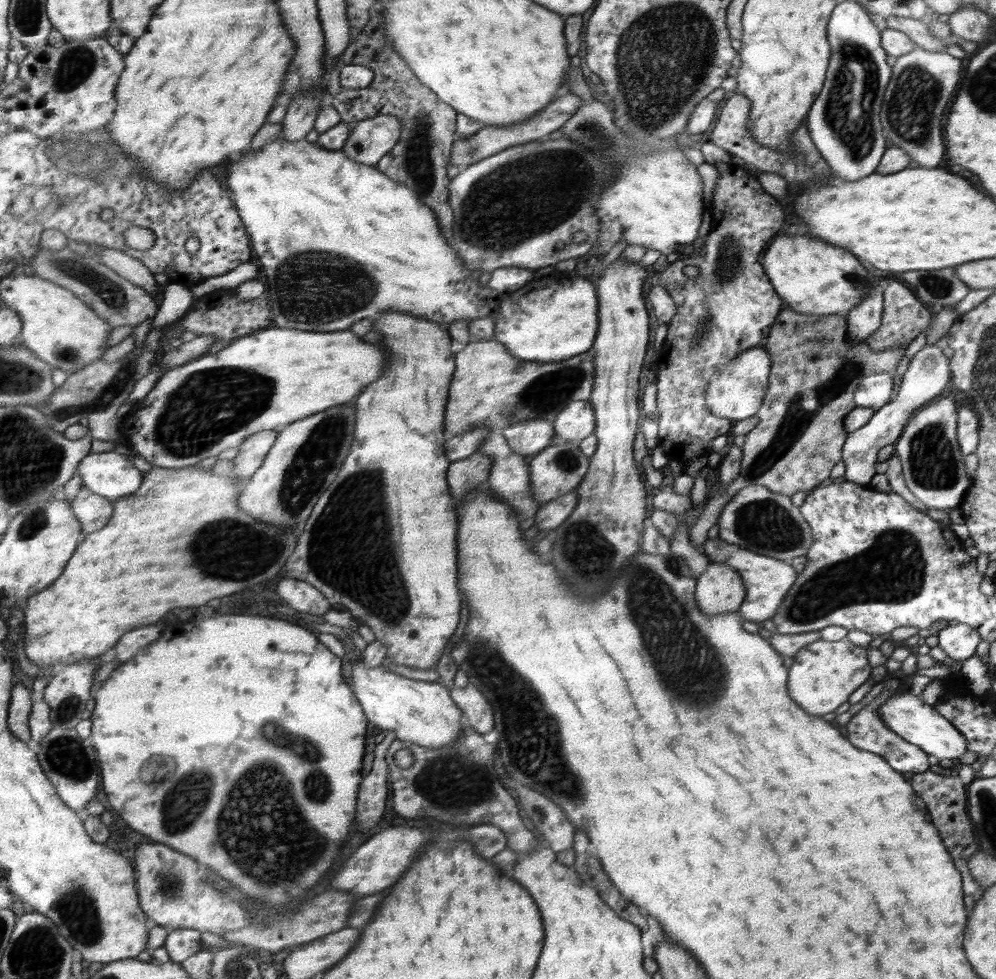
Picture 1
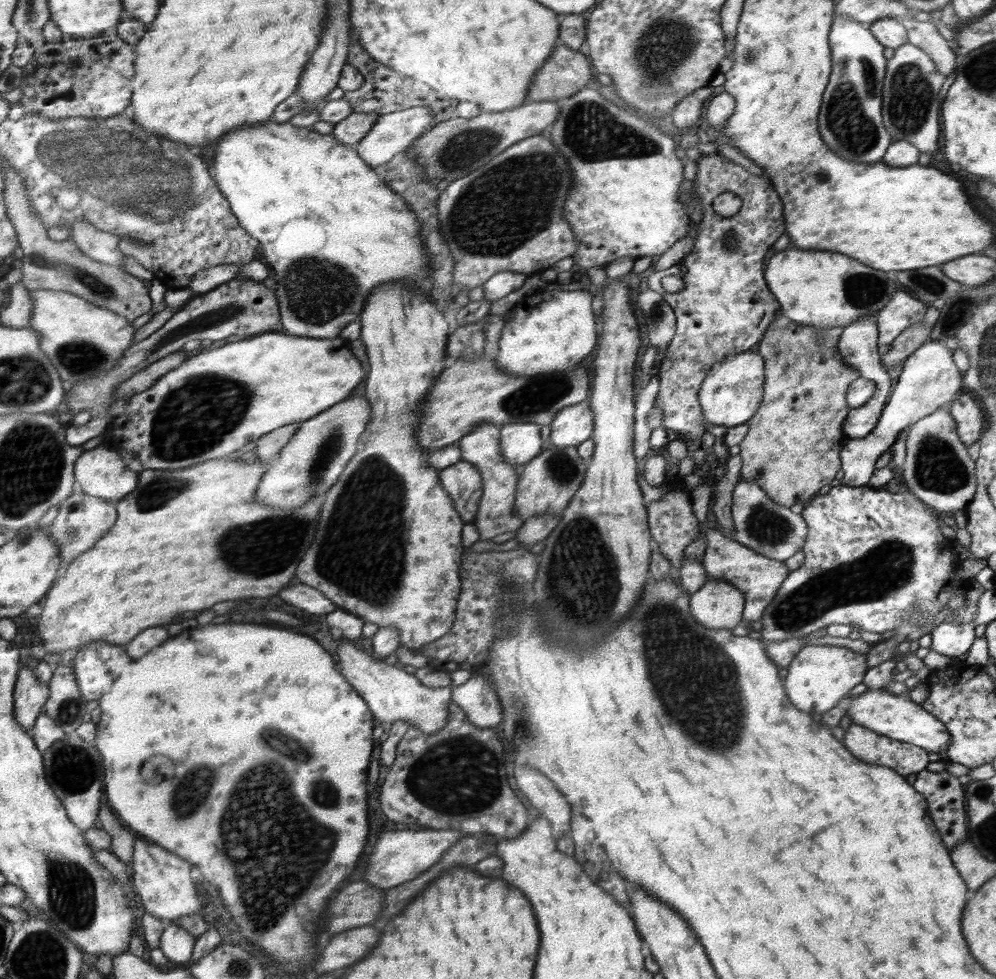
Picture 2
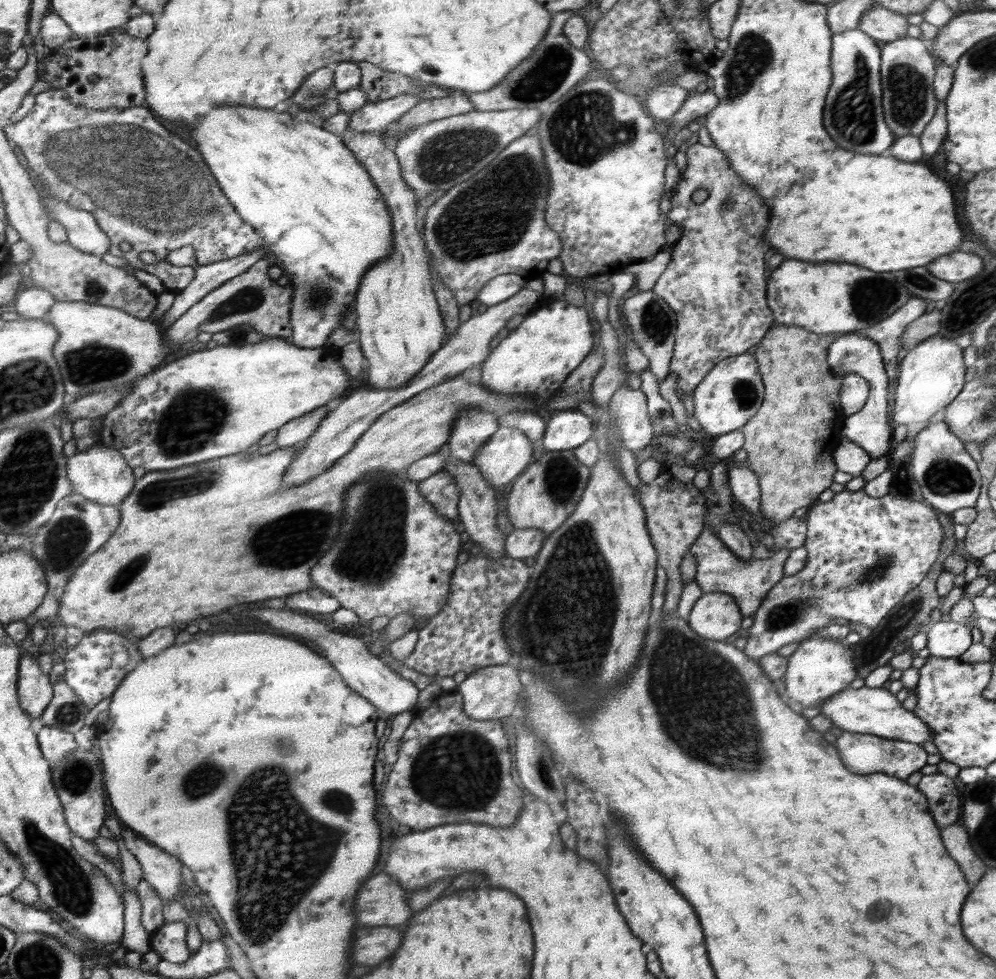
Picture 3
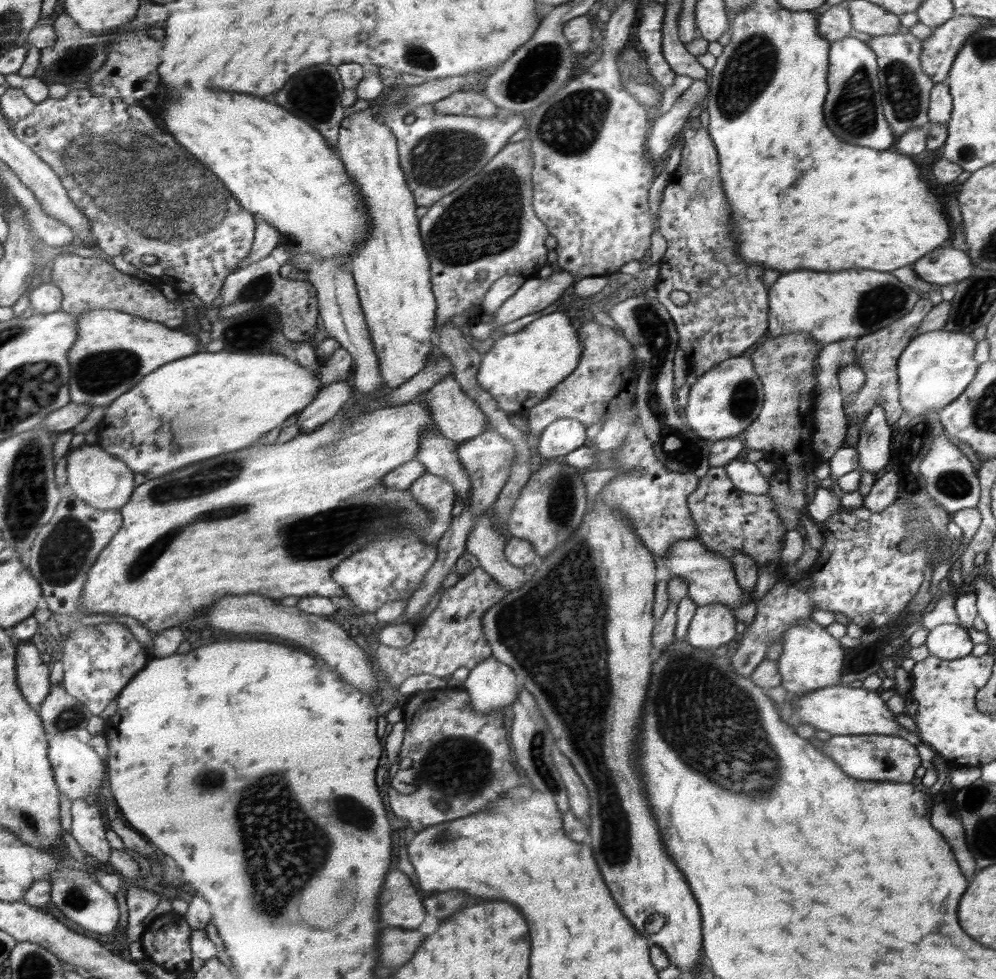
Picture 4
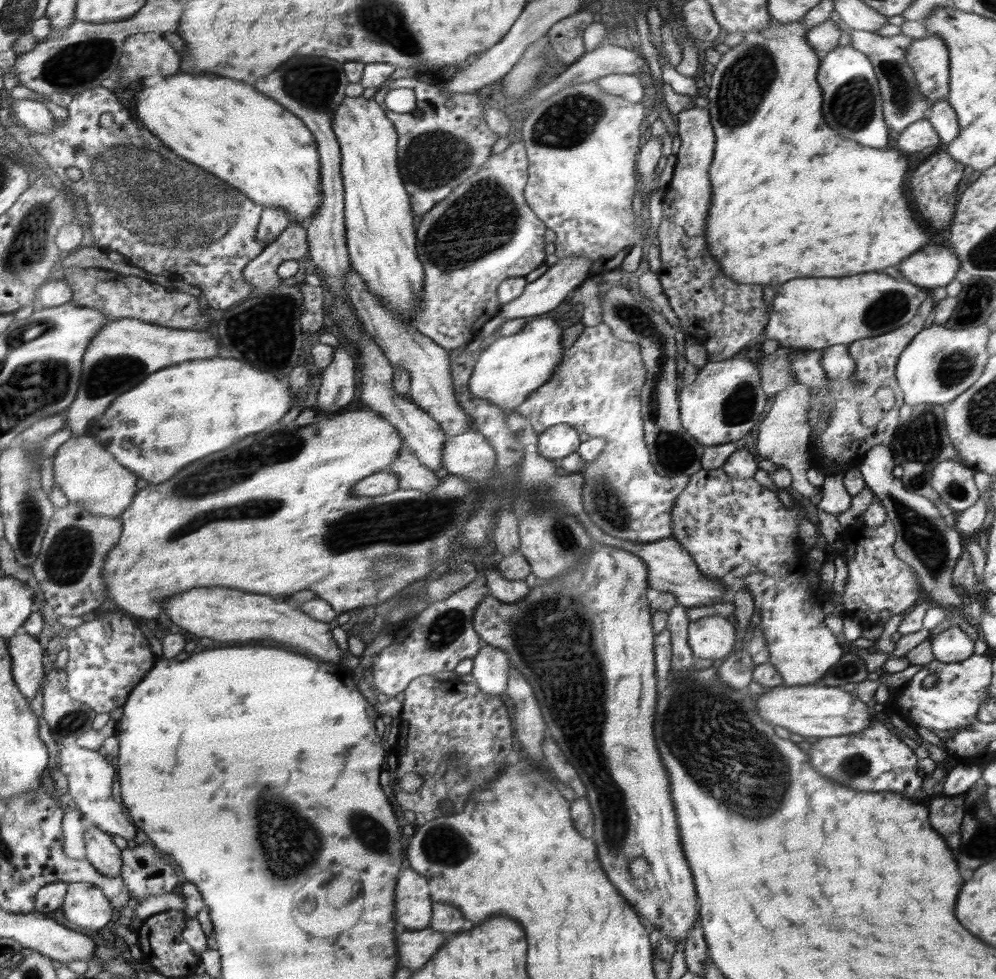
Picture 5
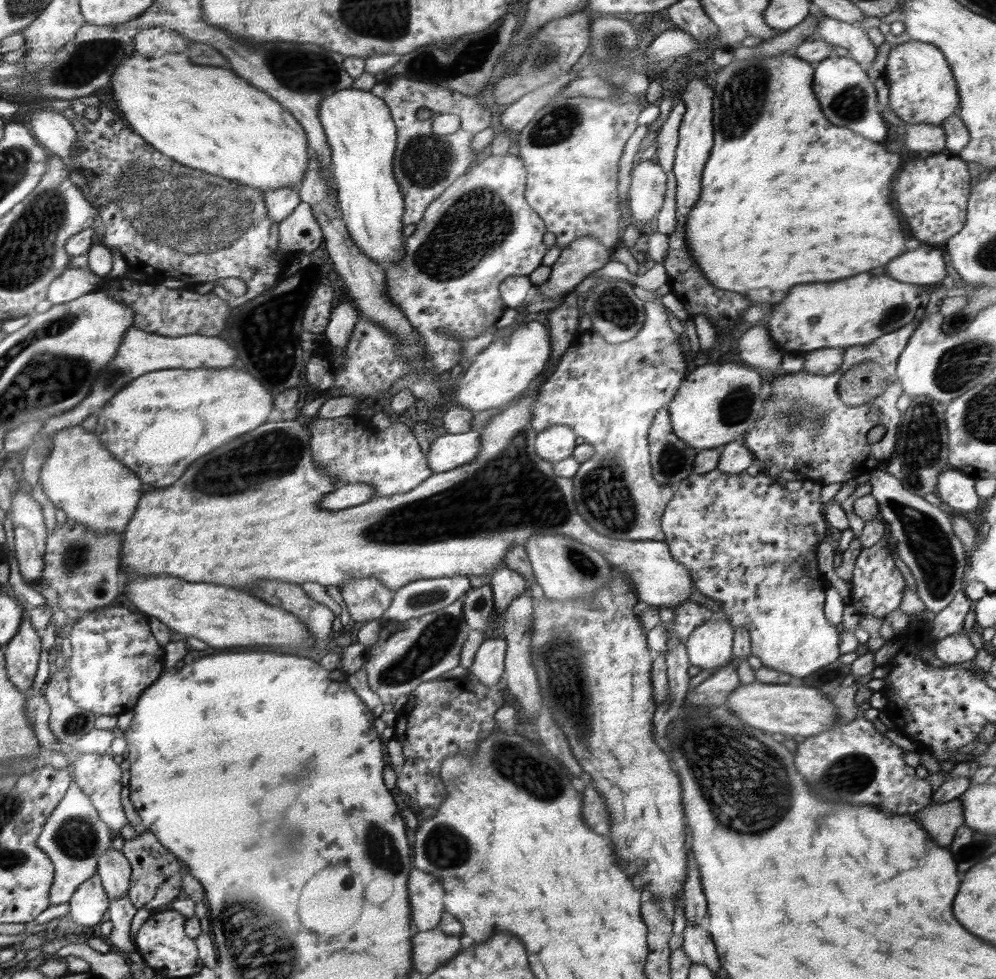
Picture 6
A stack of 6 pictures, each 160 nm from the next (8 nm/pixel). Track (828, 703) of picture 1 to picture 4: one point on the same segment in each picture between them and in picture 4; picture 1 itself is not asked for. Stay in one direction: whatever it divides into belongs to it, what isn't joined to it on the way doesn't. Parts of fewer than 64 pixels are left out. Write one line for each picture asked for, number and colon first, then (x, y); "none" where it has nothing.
2: (819, 676)
3: (820, 668)
4: (811, 658)

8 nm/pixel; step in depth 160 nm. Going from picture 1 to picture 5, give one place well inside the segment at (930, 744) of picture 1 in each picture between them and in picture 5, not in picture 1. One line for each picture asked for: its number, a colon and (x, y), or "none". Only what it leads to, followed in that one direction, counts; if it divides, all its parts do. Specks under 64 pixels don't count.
2: (898, 717)
3: (875, 711)
4: (840, 709)
5: (824, 711)

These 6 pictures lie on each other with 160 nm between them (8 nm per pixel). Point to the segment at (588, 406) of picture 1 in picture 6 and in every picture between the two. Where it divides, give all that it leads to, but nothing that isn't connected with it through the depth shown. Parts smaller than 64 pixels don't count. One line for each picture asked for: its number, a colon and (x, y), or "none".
2: (574, 425)
3: (566, 430)
4: (565, 435)
5: (559, 441)
6: (554, 444)

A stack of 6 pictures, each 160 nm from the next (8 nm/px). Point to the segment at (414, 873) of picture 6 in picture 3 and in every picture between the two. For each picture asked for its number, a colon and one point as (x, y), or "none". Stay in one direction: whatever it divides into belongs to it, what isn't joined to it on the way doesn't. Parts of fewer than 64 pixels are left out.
3: (382, 898)
4: (401, 905)
5: (413, 902)

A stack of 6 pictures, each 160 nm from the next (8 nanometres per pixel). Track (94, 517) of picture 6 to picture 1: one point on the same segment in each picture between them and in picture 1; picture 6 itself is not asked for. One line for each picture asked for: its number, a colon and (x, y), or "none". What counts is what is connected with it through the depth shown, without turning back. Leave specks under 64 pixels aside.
1: (108, 474)
2: (101, 472)
3: (100, 474)
4: (103, 481)
5: (87, 474)

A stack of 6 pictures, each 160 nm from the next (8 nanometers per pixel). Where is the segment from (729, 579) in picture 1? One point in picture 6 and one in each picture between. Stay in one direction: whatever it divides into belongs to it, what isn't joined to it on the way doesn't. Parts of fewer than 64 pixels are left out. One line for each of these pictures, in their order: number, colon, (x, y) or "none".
2: (717, 605)
3: (715, 615)
4: (713, 625)
5: (714, 637)
6: (710, 645)

